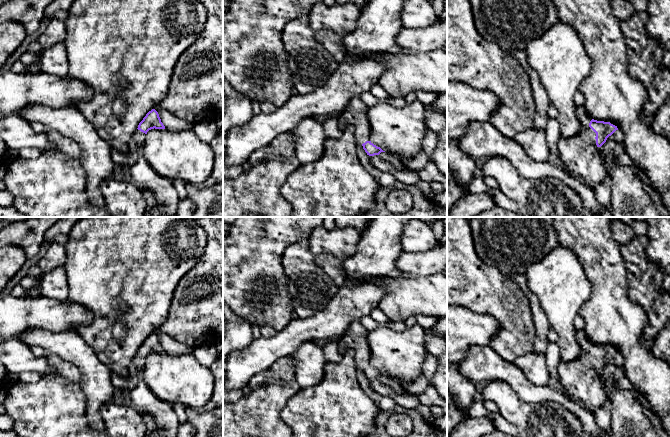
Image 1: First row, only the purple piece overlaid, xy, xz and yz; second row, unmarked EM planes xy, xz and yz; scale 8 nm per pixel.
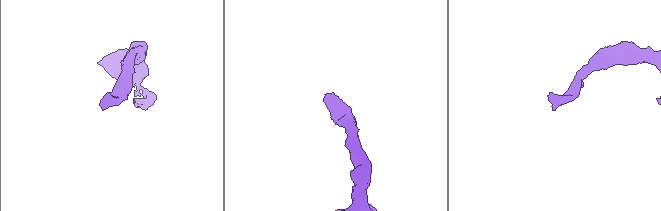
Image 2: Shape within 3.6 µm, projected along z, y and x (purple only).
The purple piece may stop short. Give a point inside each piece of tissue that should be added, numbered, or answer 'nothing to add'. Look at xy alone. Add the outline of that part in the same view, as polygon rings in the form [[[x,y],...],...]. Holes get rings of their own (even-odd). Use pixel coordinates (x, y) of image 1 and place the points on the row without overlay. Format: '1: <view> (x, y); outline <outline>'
1: xy (141, 397); outline [[[136,353],[132,362],[137,366],[138,374],[136,385],[126,393],[130,404],[154,419],[162,437],[177,437],[180,423],[172,405],[156,397],[143,380],[146,358]]]

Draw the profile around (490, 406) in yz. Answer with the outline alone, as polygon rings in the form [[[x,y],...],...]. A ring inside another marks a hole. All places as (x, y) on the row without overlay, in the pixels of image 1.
[[[483,400],[483,404],[489,414],[493,415],[499,412],[498,406],[495,404],[495,402],[491,400]]]

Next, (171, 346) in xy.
[[[157,328],[154,333],[158,336],[161,346],[168,354],[192,354],[194,351],[193,348],[174,340],[172,337],[162,332],[160,328]]]

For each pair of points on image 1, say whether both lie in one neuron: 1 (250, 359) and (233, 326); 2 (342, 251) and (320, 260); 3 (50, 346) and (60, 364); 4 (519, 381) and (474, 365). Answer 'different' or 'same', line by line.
1: different
2: different
3: different
4: same

